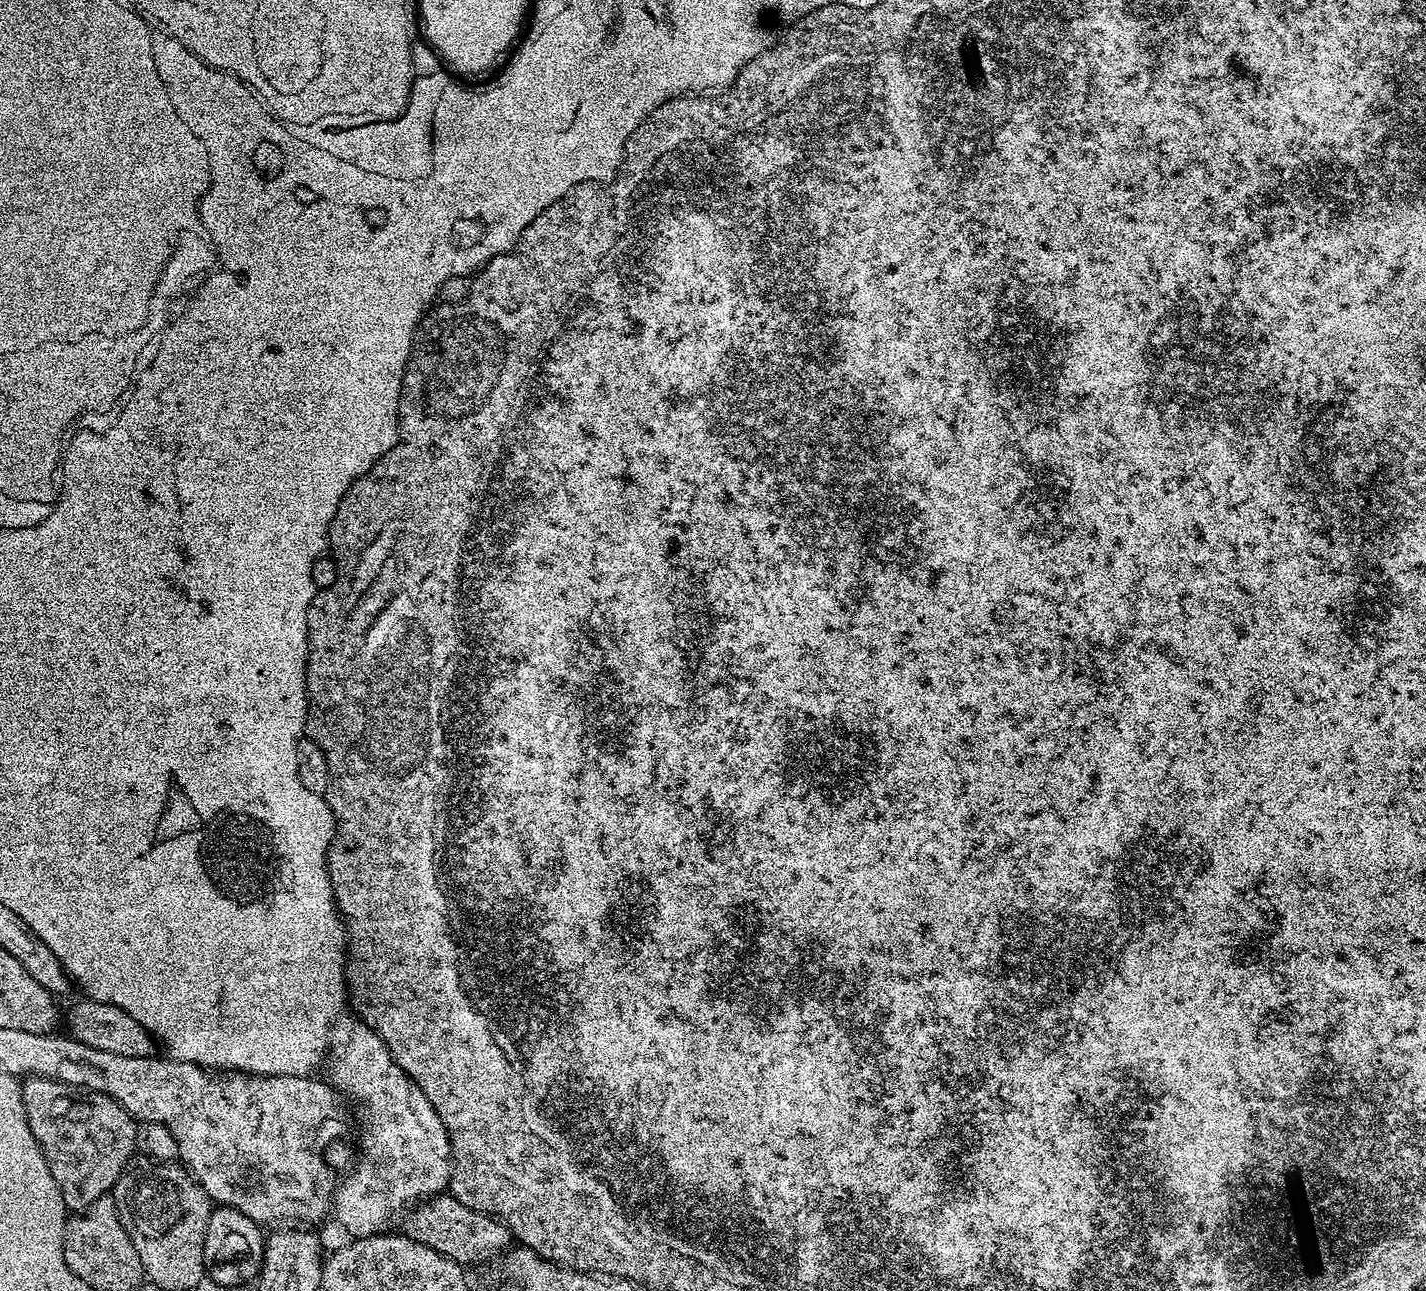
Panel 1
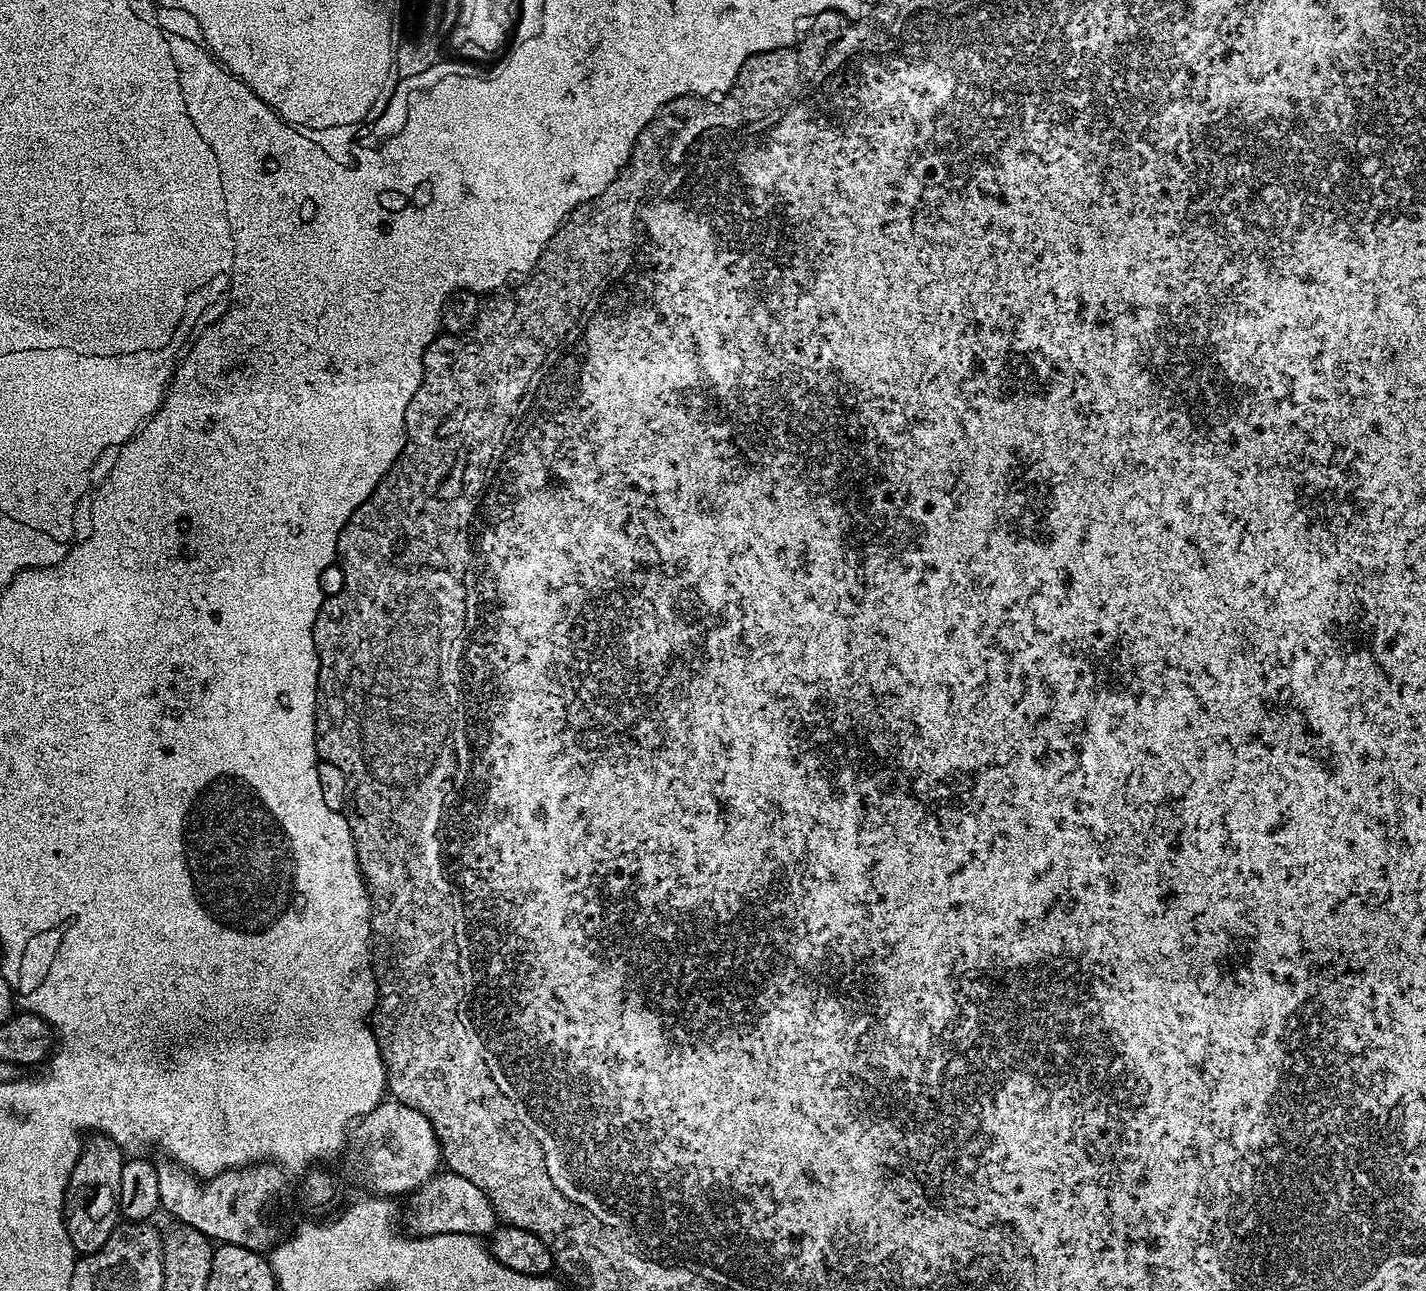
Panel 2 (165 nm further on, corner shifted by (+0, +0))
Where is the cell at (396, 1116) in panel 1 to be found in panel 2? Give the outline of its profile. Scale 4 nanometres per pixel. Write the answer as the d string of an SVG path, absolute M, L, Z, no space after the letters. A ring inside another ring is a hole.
M451 1170L441 1171L433 1176L427 1184L412 1192L410 1199L412 1209L408 1212L407 1231L417 1238L454 1234L484 1238L495 1232L498 1227L496 1207L486 1198L486 1194L482 1194L482 1190L474 1186L474 1182Z

